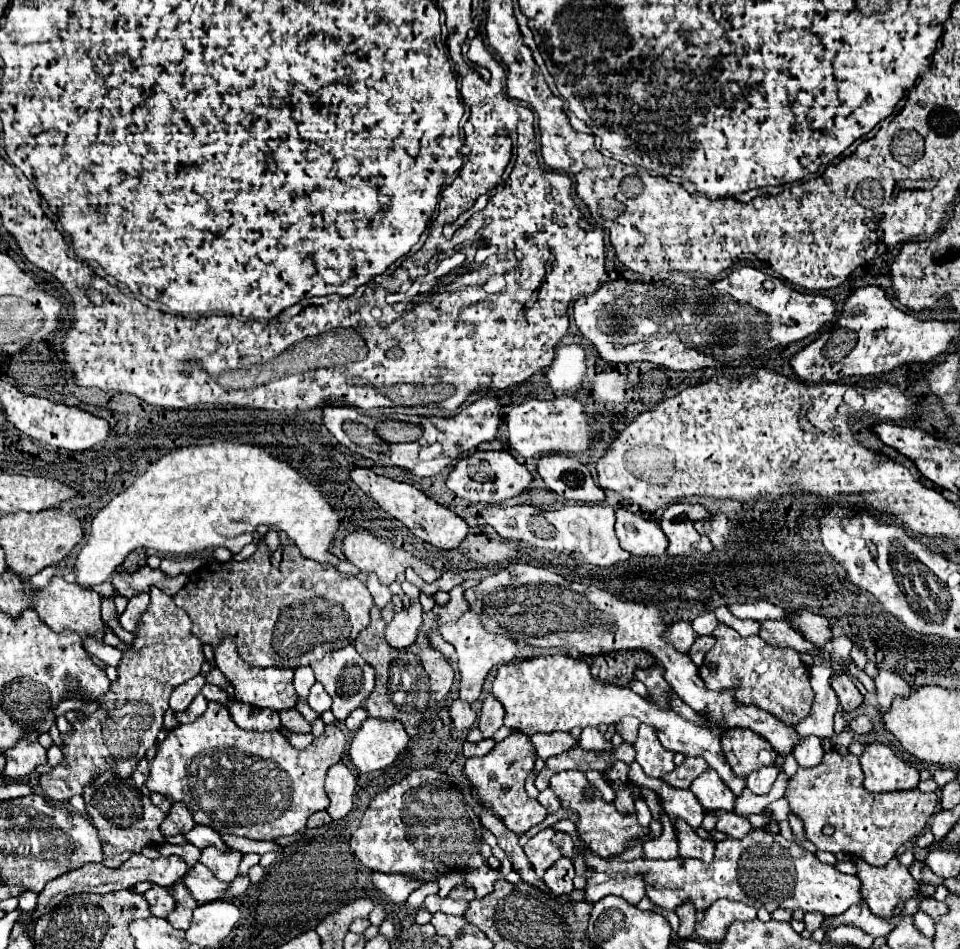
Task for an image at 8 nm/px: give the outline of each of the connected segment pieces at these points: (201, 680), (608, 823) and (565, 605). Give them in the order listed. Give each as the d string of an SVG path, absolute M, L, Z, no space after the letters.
M198 674L198 676L194 676L192 680L188 680L188 682L184 682L182 686L178 686L178 688L172 692L172 696L170 696L170 708L172 708L174 712L186 710L188 704L194 700L194 696L202 690L204 684L206 684L206 678L204 678L202 674Z
M566 770L566 772L558 772L550 778L550 790L556 794L556 798L560 800L560 806L564 810L572 810L578 814L578 822L576 822L576 830L578 830L578 838L598 856L618 856L624 850L628 850L628 844L632 840L644 838L648 836L648 828L640 826L636 820L636 812L620 812L616 810L614 802L604 802L600 790L596 790L594 786L588 784L586 776L582 772L576 770Z
M510 564L498 574L484 578L478 588L470 588L464 594L470 602L470 610L480 616L482 624L488 630L512 638L518 644L562 648L568 654L576 652L578 656L598 656L618 650L646 650L664 666L666 682L692 710L702 710L712 720L718 718L718 722L724 722L726 728L754 730L756 734L764 736L778 754L790 754L802 742L796 730L776 716L756 706L736 704L732 690L706 690L690 656L678 652L670 642L662 638L668 628L660 616L658 606L654 604L622 600L616 594L594 584L570 582L548 568L530 564Z

